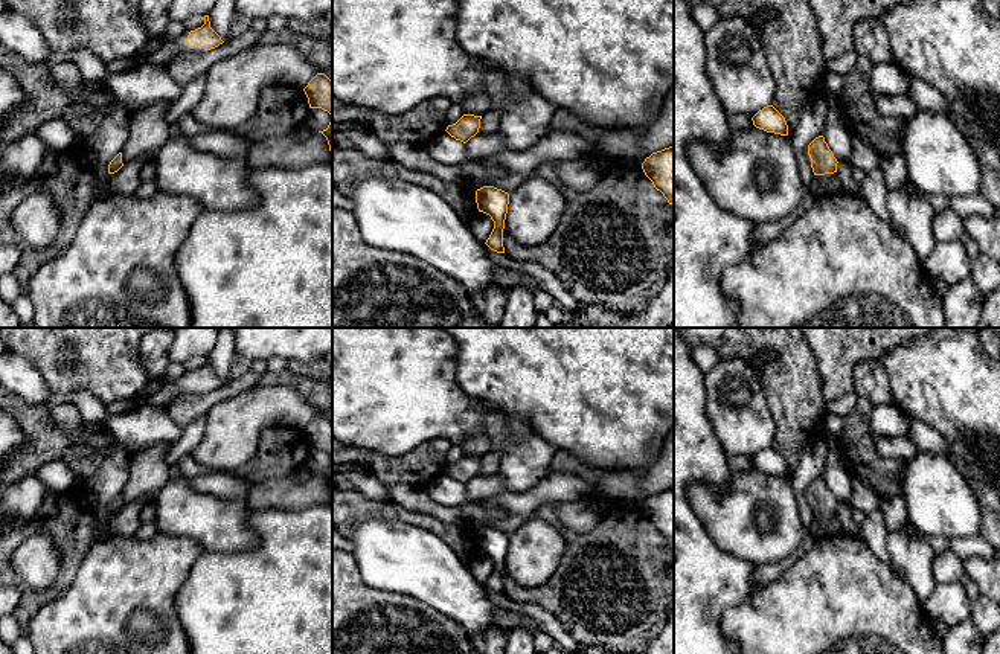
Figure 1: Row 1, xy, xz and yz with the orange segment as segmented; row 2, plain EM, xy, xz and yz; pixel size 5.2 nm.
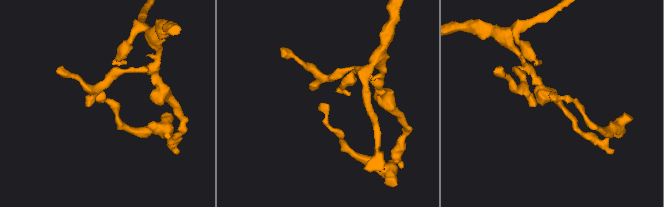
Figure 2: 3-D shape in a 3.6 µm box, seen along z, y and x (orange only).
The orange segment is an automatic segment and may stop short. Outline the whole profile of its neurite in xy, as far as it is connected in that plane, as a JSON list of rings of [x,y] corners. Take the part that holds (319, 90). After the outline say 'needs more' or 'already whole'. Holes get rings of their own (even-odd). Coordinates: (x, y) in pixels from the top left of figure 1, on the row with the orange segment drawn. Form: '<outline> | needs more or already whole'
[[[317,73],[303,91],[308,98],[309,108],[322,108],[331,114],[328,128],[319,133],[326,137],[329,151],[332,152],[332,79],[325,73]]] | already whole

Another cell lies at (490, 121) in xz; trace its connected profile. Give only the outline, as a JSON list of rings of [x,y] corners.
[[[489,110],[485,114],[482,114],[479,133],[485,136],[492,134],[498,131],[498,125],[500,125],[500,111]]]

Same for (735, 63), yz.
[[[720,18],[704,32],[704,67],[727,113],[753,117],[771,105],[776,84],[750,18]]]

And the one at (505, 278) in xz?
[[[495,267],[494,276],[495,276],[497,284],[500,287],[503,287],[503,288],[509,288],[509,287],[512,287],[515,284],[523,282],[534,293],[541,290],[540,284],[535,279],[532,279],[532,277],[529,277],[529,276],[520,273],[520,271],[515,271],[515,270],[509,270],[509,268],[503,268],[503,267]]]

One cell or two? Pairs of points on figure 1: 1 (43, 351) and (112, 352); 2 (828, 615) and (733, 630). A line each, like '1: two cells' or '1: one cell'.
1: one cell
2: one cell

